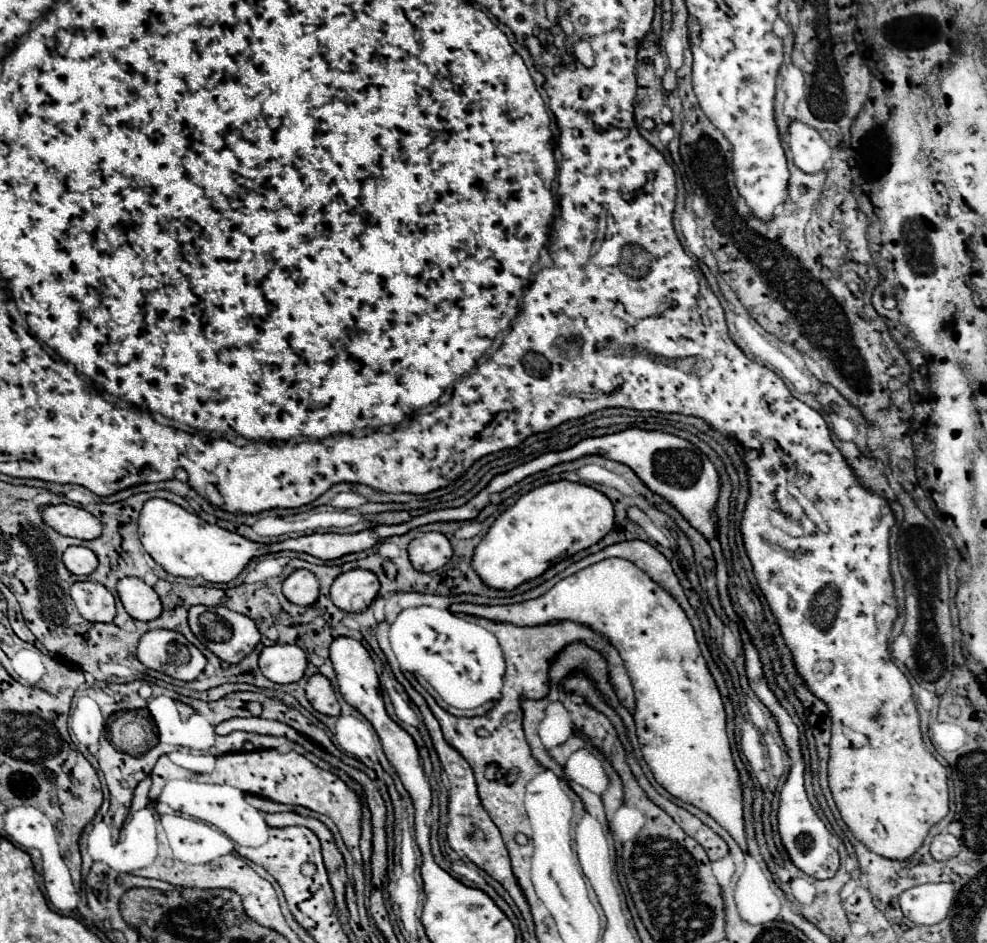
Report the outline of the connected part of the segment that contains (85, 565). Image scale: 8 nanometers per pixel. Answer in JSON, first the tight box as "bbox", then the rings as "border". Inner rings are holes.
{"bbox":[63,547,97,575],"border":[[[69,547],[63,553],[63,563],[75,575],[89,575],[97,567],[97,557],[87,547]]]}

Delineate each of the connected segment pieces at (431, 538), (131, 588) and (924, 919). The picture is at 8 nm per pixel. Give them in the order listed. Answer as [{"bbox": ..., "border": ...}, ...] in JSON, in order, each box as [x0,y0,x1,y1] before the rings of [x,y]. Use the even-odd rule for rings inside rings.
[{"bbox":[409,533,453,571],"border":[[[425,533],[409,543],[409,559],[417,571],[437,571],[453,555],[453,547],[443,533]]]},{"bbox":[117,577,163,621],"border":[[[123,577],[117,583],[117,593],[125,611],[137,621],[153,621],[163,611],[155,589],[139,577]]]},{"bbox":[899,883,956,925],"border":[[[952,883],[917,885],[903,891],[899,899],[903,915],[919,925],[935,925],[943,921],[955,901],[956,893]]]}]

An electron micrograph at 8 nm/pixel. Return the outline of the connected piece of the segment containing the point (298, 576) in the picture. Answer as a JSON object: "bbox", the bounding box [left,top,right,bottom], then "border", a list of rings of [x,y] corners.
{"bbox":[283,569,319,607],"border":[[[307,569],[293,571],[283,581],[283,595],[295,605],[303,605],[303,607],[313,605],[317,601],[317,597],[319,597],[317,577]]]}

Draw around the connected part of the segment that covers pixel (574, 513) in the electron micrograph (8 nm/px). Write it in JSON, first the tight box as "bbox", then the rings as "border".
{"bbox":[473,481,615,591],"border":[[[555,481],[521,495],[513,507],[501,513],[475,549],[473,567],[493,589],[511,591],[539,577],[555,561],[595,545],[615,525],[613,503],[601,491],[571,481]]]}

